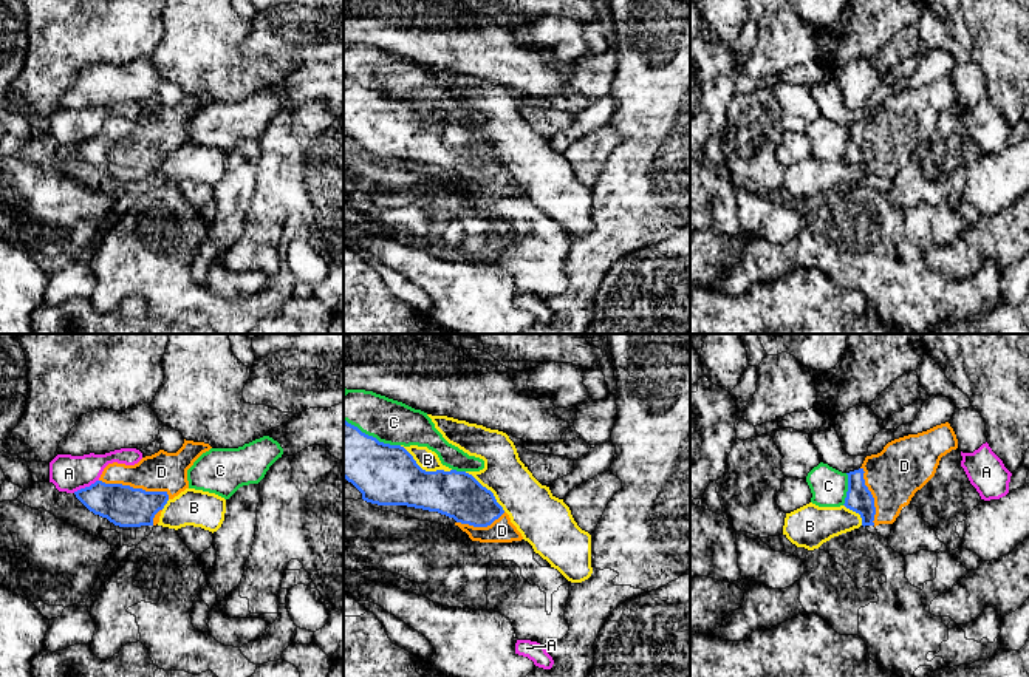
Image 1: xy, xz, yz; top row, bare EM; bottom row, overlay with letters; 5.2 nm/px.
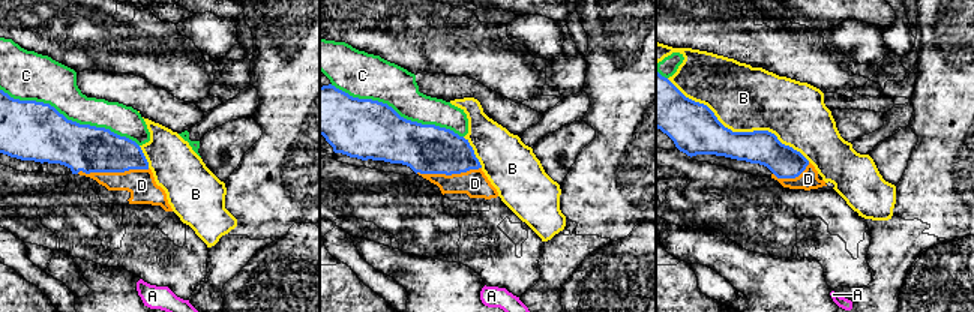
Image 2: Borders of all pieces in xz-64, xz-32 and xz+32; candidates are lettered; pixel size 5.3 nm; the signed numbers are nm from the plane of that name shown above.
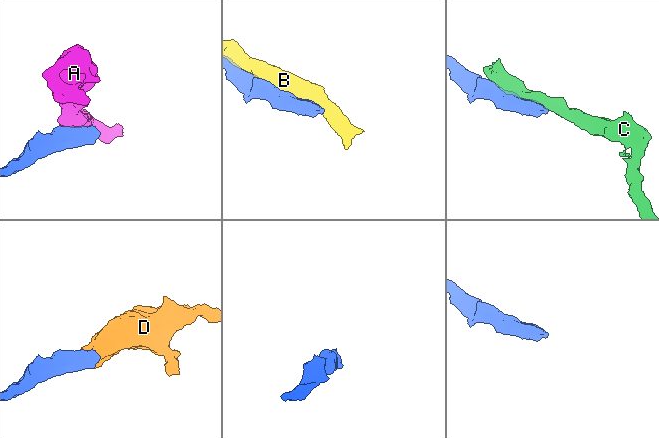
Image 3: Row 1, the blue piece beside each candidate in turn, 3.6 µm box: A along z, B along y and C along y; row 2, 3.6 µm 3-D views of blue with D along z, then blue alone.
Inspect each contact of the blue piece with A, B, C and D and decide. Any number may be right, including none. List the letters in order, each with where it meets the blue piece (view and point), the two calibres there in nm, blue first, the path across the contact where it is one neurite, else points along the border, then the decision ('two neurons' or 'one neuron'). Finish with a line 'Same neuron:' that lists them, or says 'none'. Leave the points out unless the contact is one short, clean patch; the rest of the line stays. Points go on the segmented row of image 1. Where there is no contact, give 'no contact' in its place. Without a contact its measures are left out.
A: contact xy (85, 487); calibres 220 and 190 nm; two neurons
B: contact xz (424, 470); calibres 320 and 110 nm; two neurons
C: contact xz (372, 436); calibres 320 and 220 nm; two neurons
D: contact xy (135, 489); calibres 220 and 200 nm; one neuron
Same neuron: D

